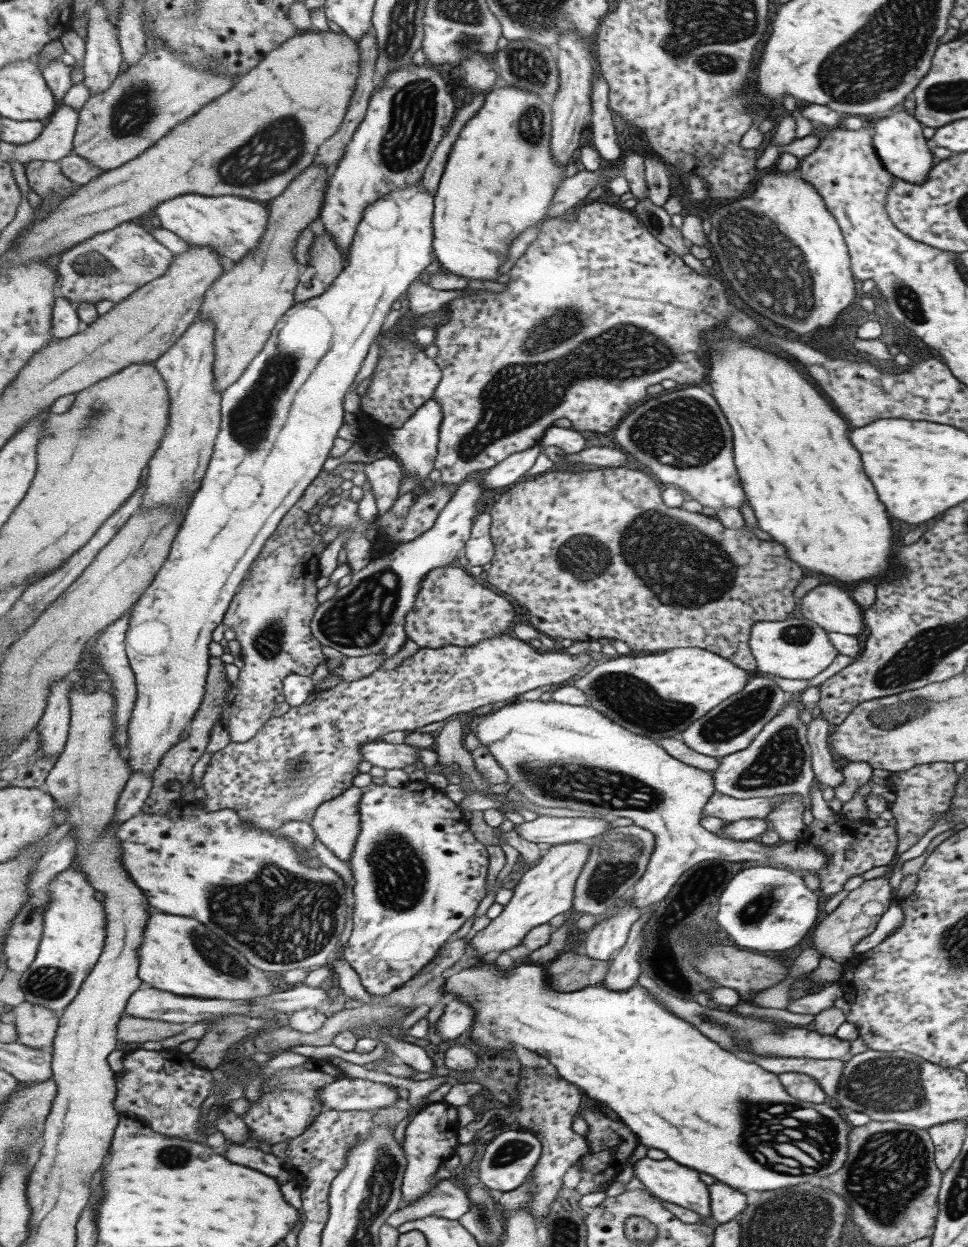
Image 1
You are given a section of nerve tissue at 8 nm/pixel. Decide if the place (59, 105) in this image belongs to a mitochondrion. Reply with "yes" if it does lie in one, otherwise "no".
no

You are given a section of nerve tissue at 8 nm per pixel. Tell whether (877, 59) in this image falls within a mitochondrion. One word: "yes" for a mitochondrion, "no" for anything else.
yes

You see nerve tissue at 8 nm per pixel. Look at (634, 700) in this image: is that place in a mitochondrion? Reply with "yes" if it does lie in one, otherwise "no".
yes

